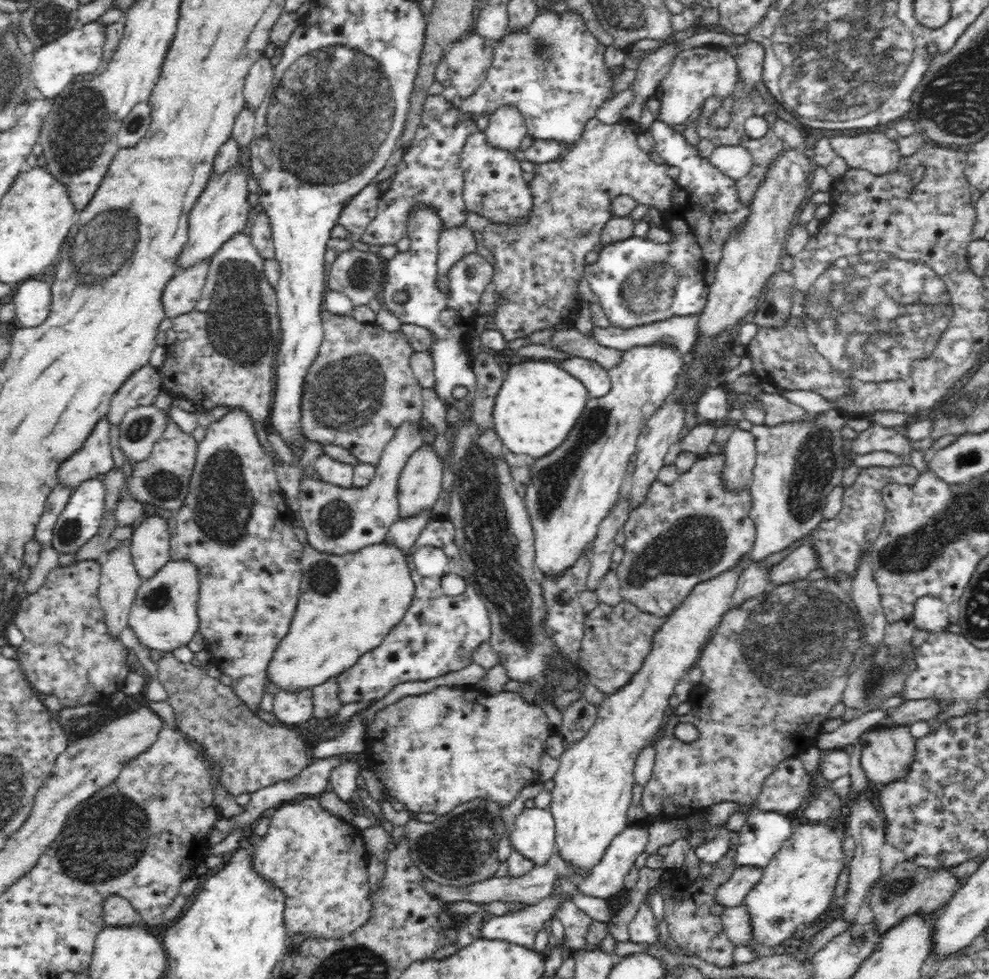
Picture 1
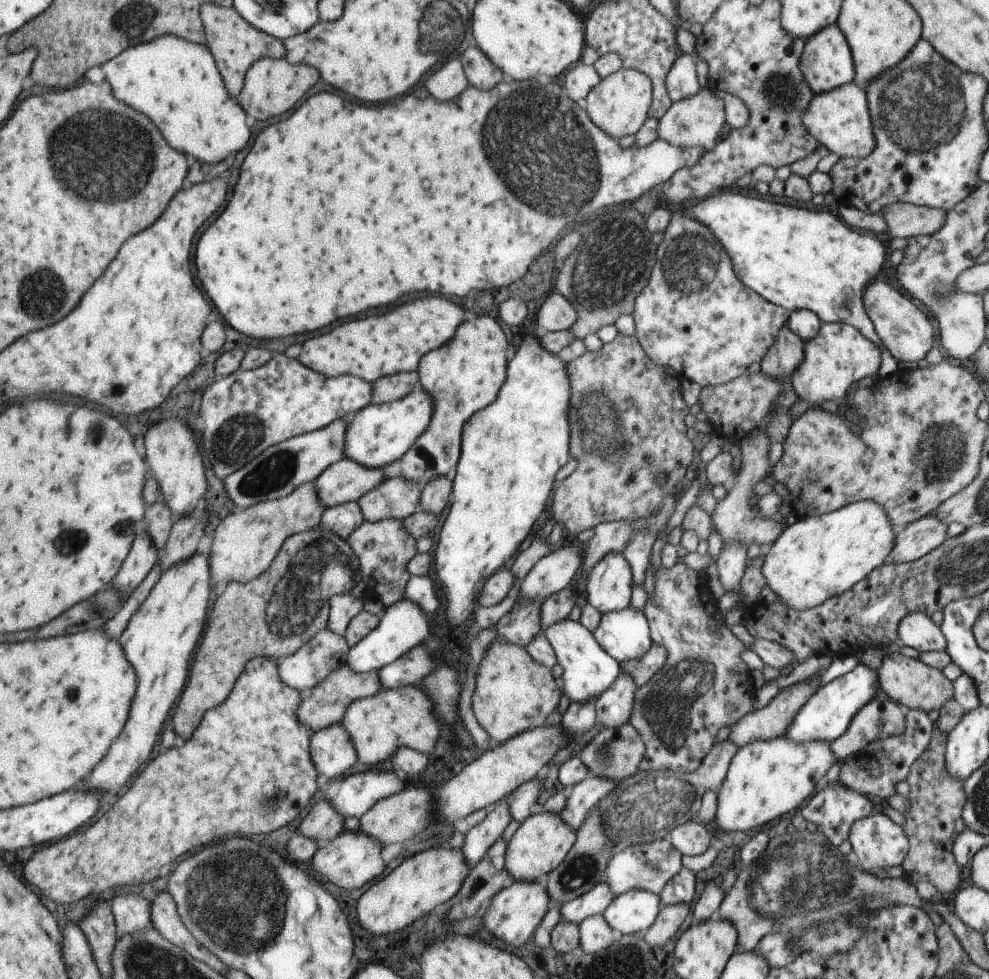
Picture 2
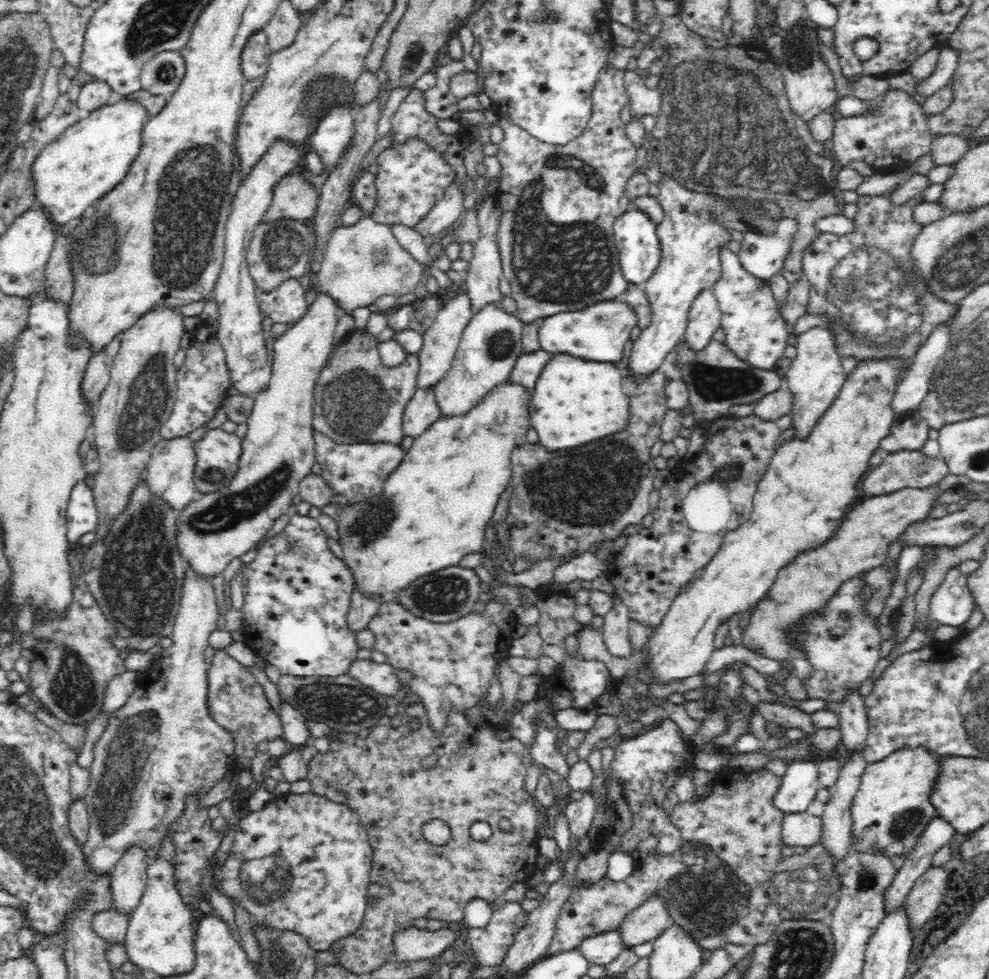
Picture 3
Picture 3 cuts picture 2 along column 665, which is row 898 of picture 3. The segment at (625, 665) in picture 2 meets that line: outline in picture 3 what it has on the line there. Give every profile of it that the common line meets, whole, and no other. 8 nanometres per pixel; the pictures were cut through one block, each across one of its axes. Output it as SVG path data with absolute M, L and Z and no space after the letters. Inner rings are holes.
M656 894L637 906L620 924L618 931L626 948L651 942L668 927L674 926L664 899Z

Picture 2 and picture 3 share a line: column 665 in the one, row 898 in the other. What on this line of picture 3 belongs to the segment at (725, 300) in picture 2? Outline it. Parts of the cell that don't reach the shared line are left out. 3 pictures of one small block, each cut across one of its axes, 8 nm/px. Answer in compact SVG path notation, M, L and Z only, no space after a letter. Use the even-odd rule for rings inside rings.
M312 792L304 794L284 793L274 797L272 801L265 804L264 808L257 811L250 811L239 820L235 827L234 841L230 849L228 858L224 865L213 866L212 887L217 888L222 893L230 897L233 901L237 900L248 914L256 917L256 924L276 927L276 929L292 929L296 933L308 938L308 945L311 950L328 950L336 939L347 937L352 934L359 926L360 921L365 915L365 906L367 905L368 883L371 881L372 849L368 842L367 829L360 822L360 815L356 814L348 805L340 804L328 799L322 795Z

